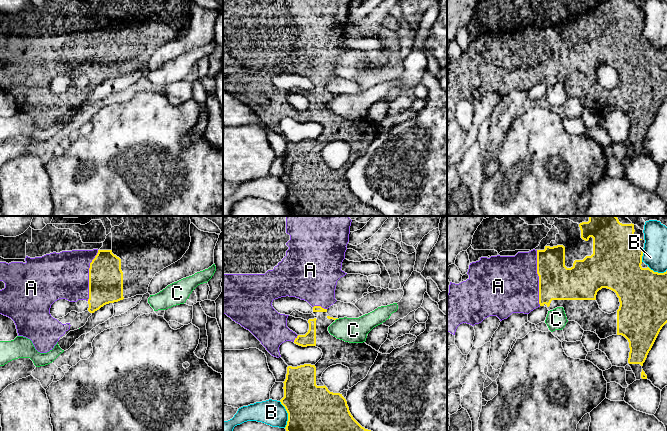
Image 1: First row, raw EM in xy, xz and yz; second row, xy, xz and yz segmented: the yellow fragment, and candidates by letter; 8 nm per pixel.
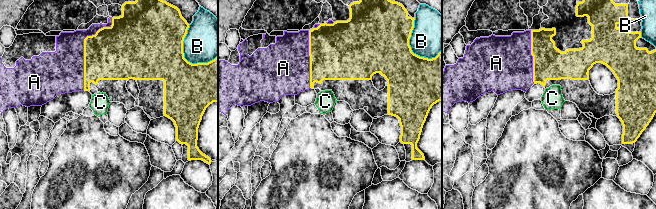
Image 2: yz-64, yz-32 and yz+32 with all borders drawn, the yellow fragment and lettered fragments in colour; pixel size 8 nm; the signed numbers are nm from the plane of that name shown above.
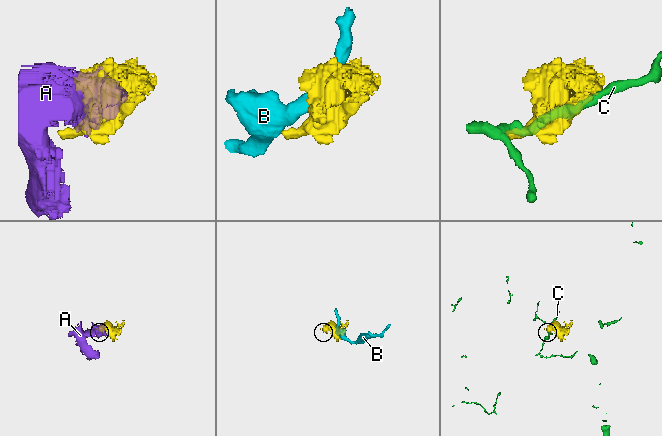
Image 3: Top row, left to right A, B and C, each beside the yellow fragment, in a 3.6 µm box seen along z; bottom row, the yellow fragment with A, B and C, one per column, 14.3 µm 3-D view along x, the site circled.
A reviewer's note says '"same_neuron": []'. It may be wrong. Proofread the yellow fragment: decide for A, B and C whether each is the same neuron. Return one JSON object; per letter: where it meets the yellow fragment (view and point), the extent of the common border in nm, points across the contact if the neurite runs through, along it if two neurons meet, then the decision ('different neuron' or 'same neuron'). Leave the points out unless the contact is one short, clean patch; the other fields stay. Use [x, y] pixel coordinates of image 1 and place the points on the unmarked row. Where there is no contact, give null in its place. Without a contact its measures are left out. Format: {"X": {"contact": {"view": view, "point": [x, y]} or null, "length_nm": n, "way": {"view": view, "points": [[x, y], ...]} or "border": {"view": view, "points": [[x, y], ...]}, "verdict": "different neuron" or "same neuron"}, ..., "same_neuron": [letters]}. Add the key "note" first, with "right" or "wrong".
{"note": "wrong", "A": {"contact": {"view": "yz", "point": [539, 54]}, "length_nm": 440, "verdict": "same neuron"}, "B": {"contact": {"view": "xz", "point": [288, 190]}, "length_nm": 220, "verdict": "different neuron"}, "C": {"contact": {"view": "xz", "point": [336, 94]}, "length_nm": 30, "border": {"view": "xz", "points": [[337, 94], [335, 96]]}, "verdict": "different neuron"}, "same_neuron": ["A"]}

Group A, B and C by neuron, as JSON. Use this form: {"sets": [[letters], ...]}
{"sets": [["A"], ["B"], ["C"]]}

